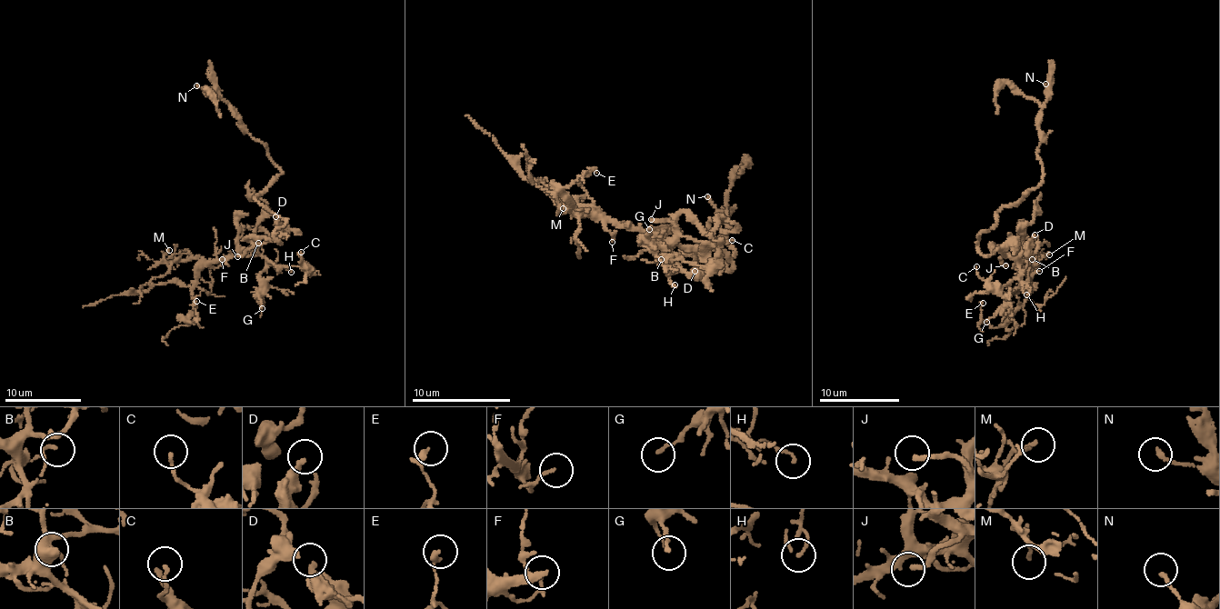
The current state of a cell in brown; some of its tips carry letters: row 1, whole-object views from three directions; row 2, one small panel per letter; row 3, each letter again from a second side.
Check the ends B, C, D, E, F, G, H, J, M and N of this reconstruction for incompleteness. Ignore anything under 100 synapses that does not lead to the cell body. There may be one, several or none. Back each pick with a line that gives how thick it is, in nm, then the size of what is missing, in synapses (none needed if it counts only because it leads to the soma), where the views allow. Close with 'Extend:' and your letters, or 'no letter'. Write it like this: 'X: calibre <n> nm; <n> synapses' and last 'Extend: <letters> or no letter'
J: calibre 200 nm
Extend: J

